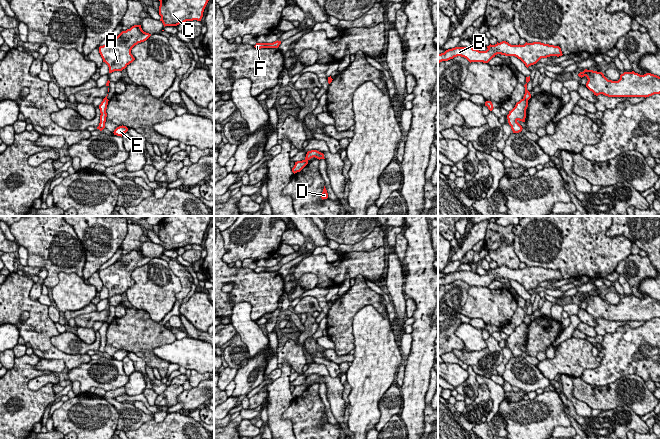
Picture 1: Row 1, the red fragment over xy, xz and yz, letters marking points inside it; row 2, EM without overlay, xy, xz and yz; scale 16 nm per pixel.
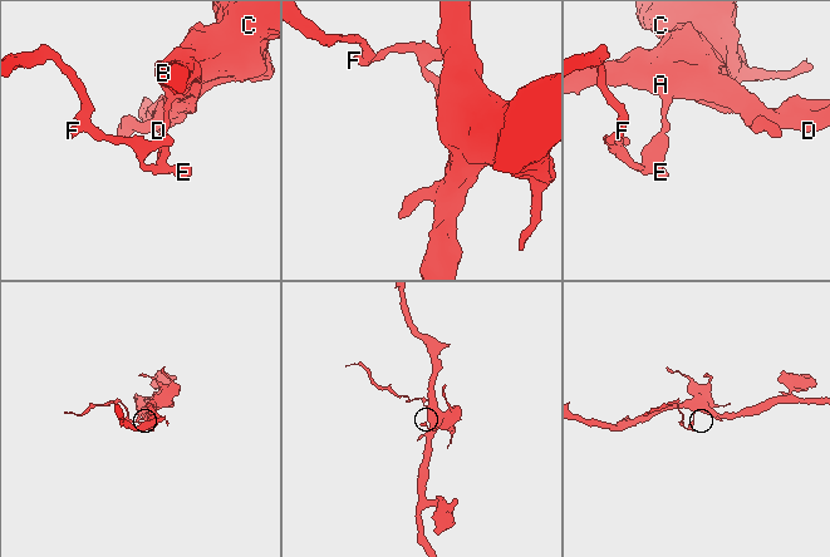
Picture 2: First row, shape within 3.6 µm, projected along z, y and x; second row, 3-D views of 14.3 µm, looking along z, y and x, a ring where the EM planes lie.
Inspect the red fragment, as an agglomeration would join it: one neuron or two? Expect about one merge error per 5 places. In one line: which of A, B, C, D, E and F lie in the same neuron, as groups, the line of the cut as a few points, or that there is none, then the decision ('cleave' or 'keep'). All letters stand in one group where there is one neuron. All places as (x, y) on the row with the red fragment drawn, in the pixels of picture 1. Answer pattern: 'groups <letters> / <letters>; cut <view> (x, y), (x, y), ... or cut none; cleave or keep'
groups A B C D / E F; cut yz (523, 97), (527, 100); cleave

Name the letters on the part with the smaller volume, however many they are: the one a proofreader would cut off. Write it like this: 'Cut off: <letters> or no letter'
Cut off: E, F

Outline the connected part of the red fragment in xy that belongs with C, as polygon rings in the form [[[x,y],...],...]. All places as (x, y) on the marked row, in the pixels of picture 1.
[[[159,0],[160,21],[165,26],[177,26],[186,21],[201,21],[209,0]]]

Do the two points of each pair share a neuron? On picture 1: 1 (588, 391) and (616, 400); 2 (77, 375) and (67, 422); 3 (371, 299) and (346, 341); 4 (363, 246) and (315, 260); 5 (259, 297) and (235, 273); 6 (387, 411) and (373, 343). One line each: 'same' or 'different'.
1: same
2: different
3: same
4: different
5: same
6: different

